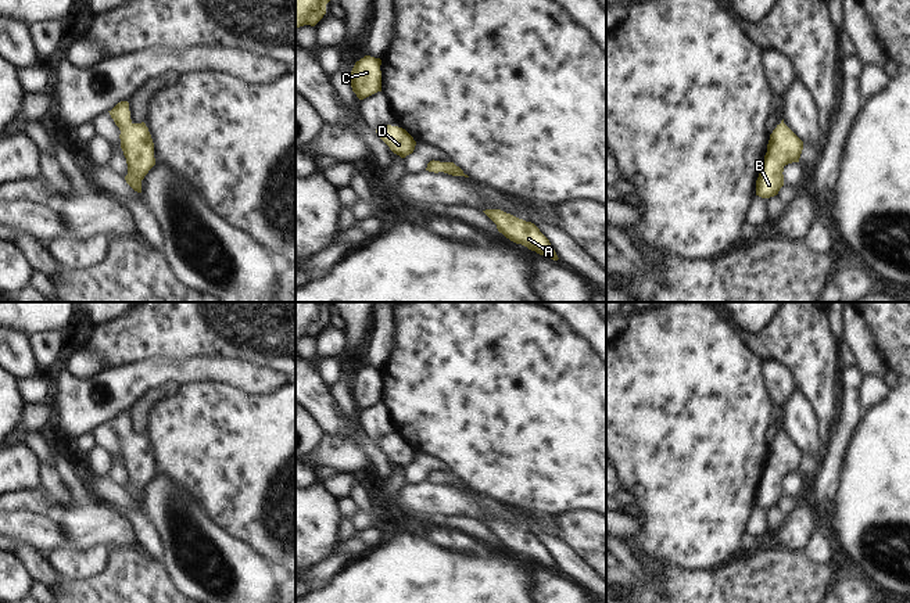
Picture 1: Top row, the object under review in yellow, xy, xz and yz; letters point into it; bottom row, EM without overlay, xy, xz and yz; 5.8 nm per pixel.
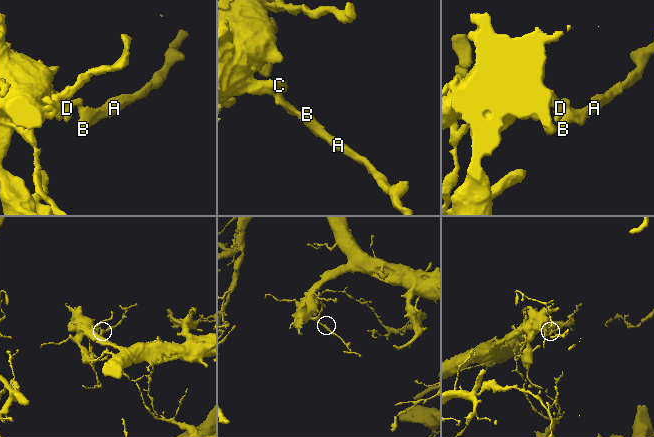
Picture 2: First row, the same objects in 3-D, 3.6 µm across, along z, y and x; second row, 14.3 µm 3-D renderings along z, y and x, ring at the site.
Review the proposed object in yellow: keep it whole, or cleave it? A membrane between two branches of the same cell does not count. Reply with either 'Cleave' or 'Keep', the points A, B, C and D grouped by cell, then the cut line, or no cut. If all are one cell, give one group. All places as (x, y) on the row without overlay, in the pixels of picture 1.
Keep. Groups: A B C D. No split

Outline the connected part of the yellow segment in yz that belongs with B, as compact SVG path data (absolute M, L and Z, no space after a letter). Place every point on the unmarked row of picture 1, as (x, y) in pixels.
M784 430L770 445L759 488L756 506L770 509L784 496L784 477L799 473L803 452L784 434Z

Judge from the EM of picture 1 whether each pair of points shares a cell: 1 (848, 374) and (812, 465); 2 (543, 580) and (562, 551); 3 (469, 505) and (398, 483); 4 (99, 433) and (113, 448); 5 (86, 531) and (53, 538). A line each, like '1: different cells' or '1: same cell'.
1: different cells
2: different cells
3: different cells
4: same cell
5: different cells

